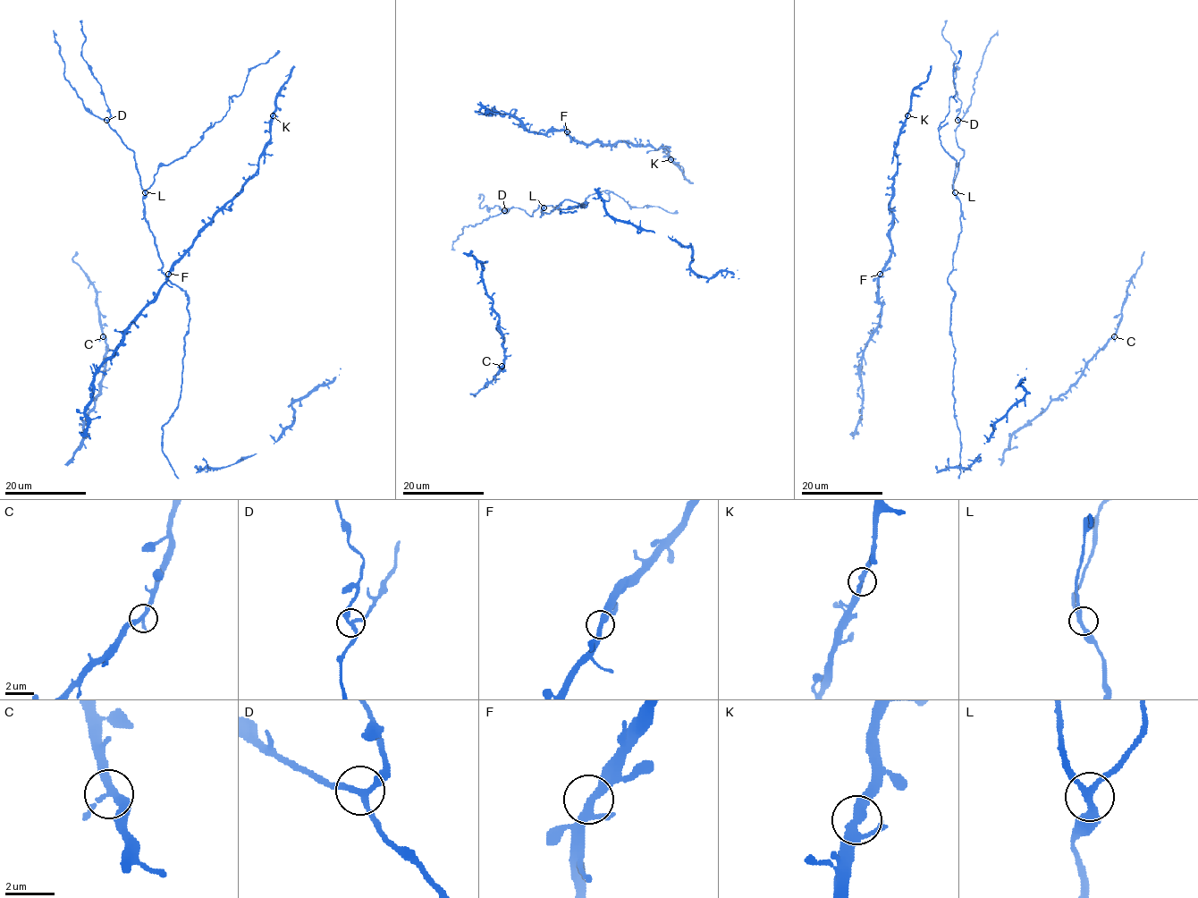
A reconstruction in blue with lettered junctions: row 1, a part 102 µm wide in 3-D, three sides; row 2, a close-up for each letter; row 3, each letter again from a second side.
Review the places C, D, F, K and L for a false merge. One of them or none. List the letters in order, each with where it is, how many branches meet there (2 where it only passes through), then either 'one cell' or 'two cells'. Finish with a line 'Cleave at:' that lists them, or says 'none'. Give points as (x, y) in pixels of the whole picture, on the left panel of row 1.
C: place (103, 336); branches 3; one cell
D: place (106, 120); branches 3; one cell
F: place (168, 274); branches 3; one cell
K: place (273, 115); branches 3; one cell
L: place (145, 192); branches 3; one cell
Cleave at: none

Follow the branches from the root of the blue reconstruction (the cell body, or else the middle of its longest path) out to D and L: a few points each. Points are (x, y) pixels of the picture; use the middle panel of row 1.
D: (574, 207), (559, 209), (552, 205), (539, 205), (532, 216), (518, 207), (504, 210)
L: (574, 207), (544, 207)

